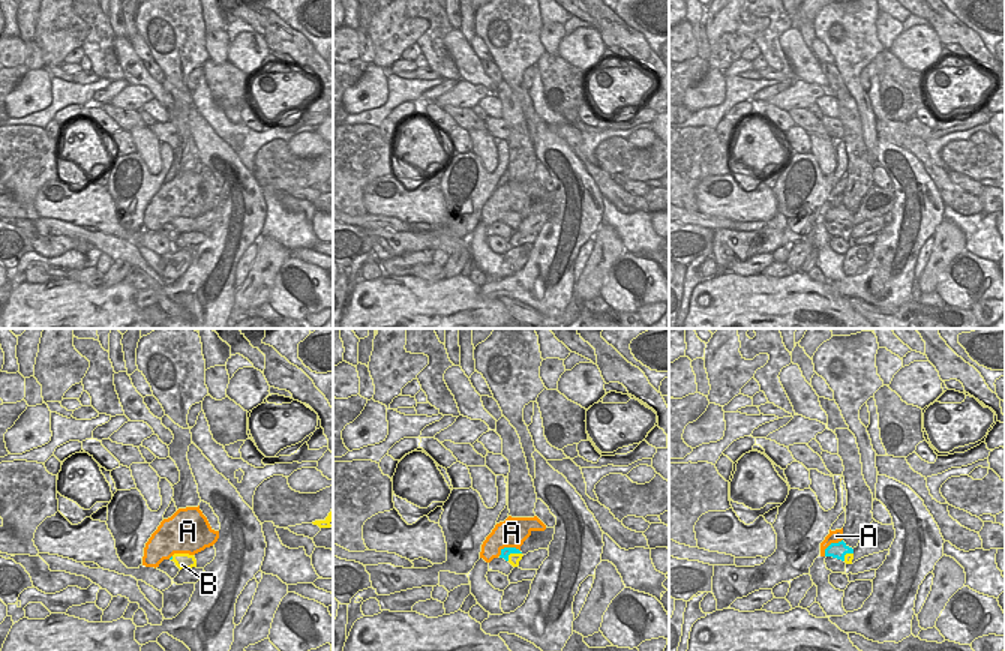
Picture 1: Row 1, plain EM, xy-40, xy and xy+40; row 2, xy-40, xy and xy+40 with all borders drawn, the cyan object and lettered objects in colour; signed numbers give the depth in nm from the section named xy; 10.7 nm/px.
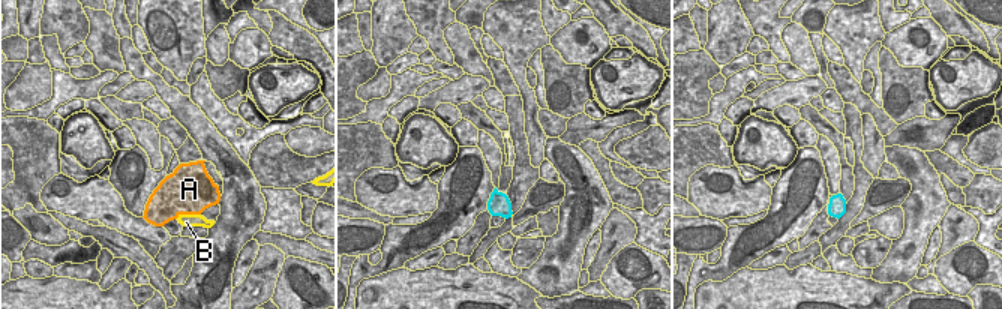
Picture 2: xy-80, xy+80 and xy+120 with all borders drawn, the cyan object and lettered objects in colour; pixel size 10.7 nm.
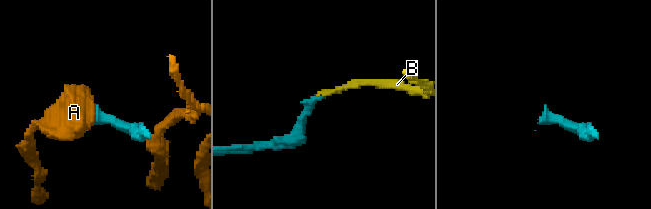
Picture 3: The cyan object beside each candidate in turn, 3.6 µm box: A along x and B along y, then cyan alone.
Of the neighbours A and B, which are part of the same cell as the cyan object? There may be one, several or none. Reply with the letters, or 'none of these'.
none of these.

